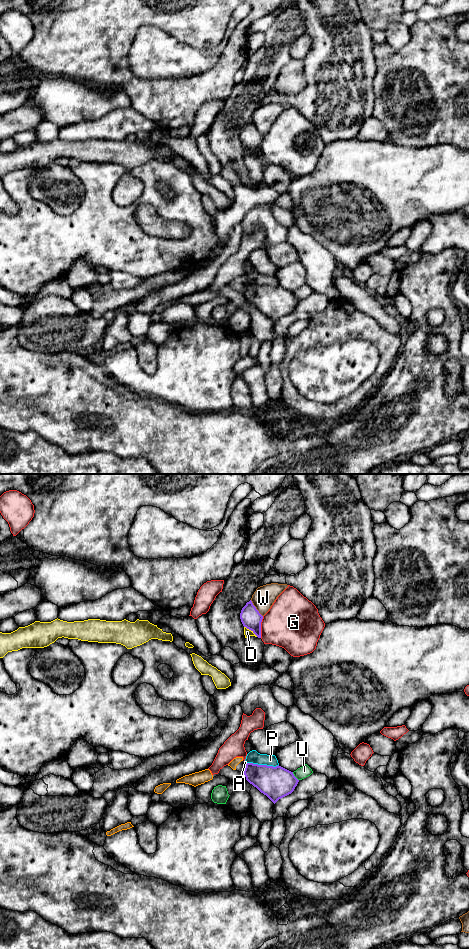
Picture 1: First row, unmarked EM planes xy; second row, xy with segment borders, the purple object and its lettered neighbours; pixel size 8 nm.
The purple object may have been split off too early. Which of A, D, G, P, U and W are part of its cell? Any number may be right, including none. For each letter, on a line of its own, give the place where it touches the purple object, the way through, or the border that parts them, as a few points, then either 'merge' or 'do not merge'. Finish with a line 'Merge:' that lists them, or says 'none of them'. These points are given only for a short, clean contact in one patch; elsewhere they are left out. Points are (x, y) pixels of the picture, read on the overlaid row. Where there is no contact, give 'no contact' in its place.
A: contact xy (245, 768); do not merge
D: contact xy (251, 630); do not merge
G: contact xy (260, 627); do not merge
P: contact xy (262, 765); do not merge
U: contact xy (294, 776); do not merge
W: contact xy (255, 608); do not merge
Merge: none of them

